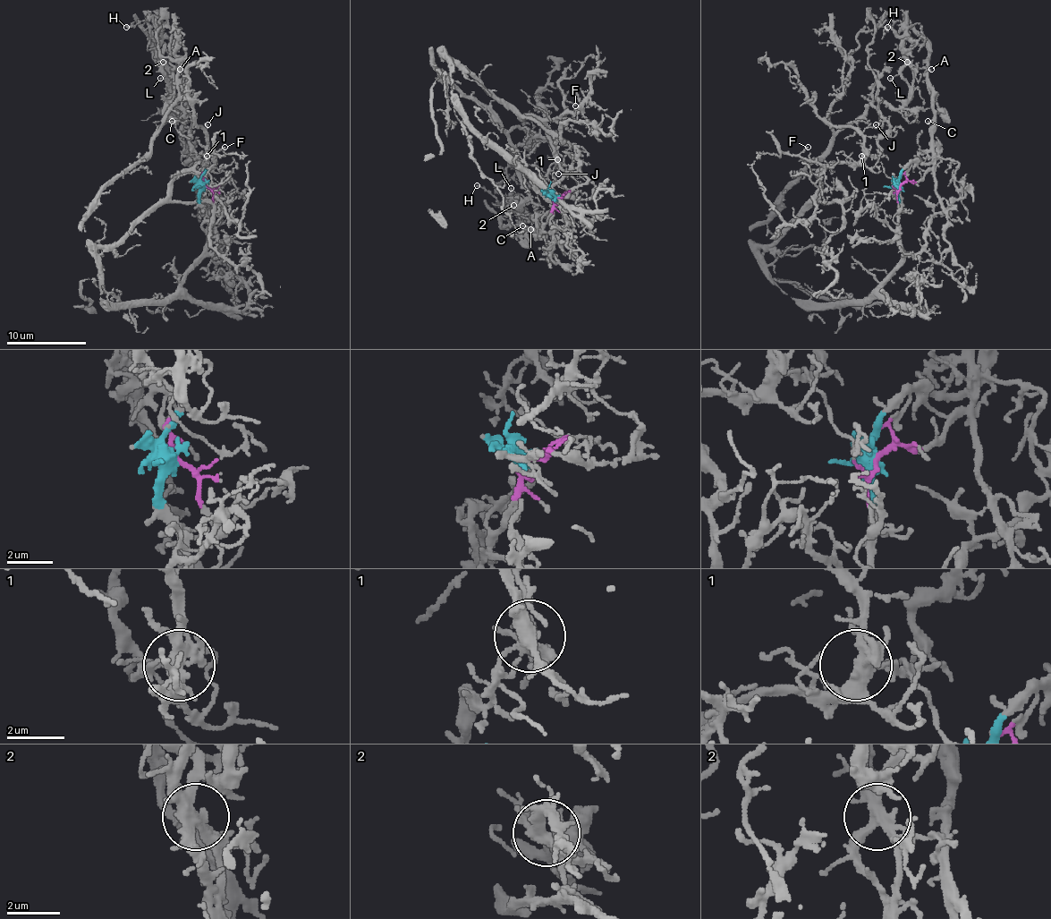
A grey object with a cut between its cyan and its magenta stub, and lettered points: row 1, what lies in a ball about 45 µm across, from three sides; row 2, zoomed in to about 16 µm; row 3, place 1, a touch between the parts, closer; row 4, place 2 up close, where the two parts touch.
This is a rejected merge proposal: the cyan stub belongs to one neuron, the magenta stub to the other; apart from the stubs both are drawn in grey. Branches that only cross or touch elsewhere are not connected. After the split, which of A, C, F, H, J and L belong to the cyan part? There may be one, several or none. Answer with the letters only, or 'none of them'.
F, J

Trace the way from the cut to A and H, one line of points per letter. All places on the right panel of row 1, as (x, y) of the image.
A: (900, 186), (907, 180), (919, 180), (931, 165), (933, 90), (925, 71), (931, 69)
H: (900, 186), (907, 180), (919, 180), (931, 165), (933, 90), (928, 77), (928, 45), (902, 21), (887, 27)

